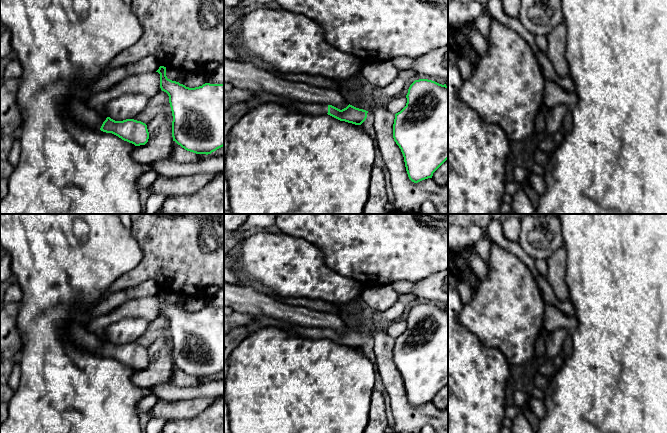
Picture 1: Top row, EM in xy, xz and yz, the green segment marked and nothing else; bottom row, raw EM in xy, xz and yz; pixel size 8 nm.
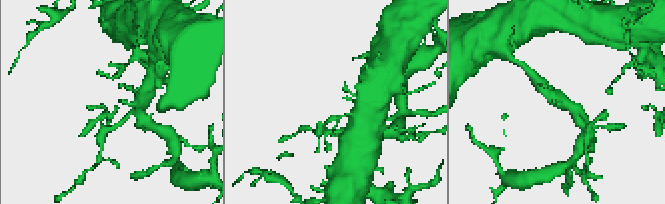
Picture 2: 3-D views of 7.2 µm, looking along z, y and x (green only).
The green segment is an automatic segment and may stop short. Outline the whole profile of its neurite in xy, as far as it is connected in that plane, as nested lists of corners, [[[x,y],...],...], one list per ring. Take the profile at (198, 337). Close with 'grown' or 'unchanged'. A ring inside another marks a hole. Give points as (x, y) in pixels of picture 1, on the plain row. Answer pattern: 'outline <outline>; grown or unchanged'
outline [[[160,290],[160,312],[169,320],[172,335],[172,361],[178,369],[196,378],[211,378],[224,370],[224,308],[205,307],[189,312],[166,300],[166,291]]]; unchanged

